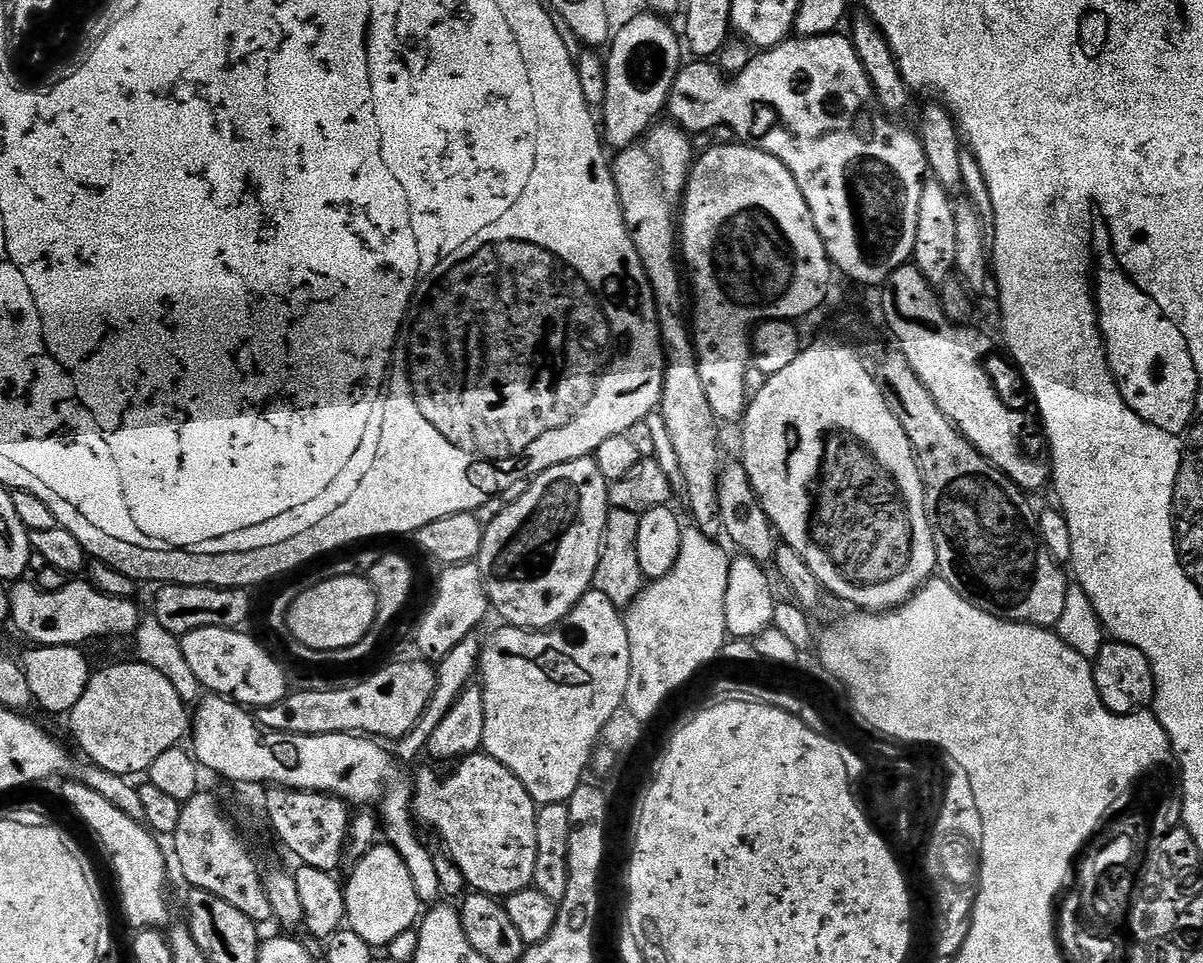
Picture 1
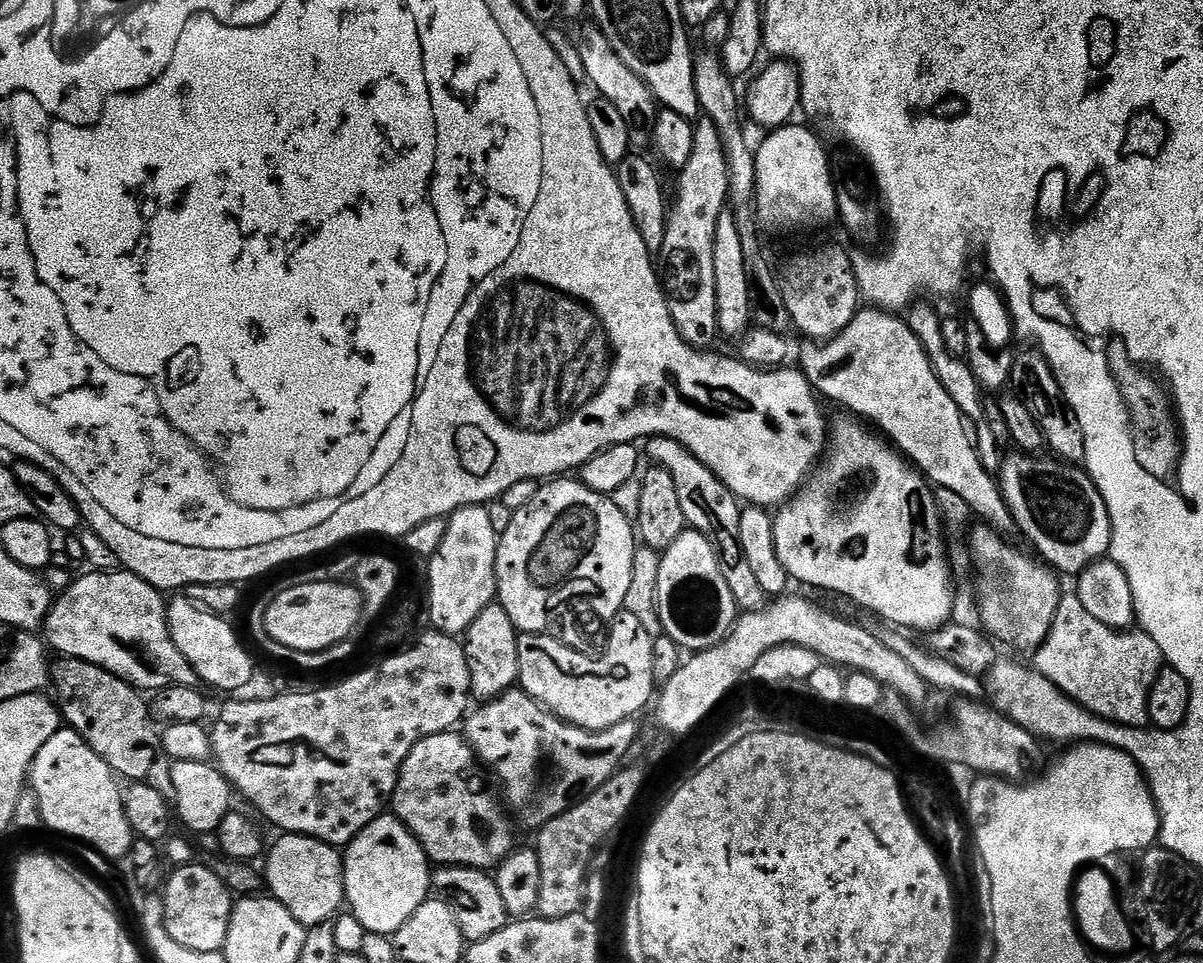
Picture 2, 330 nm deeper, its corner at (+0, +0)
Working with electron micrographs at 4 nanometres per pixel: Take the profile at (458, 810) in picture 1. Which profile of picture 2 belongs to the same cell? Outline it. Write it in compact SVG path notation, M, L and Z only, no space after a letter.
M456 730L422 738L402 762L400 777L390 804L391 807L396 807L396 819L401 820L412 832L433 865L492 870L514 850L514 824L509 813L502 807L501 801L497 797L496 801L488 792L472 792L472 784L468 779L472 776L471 768L477 767L477 764L472 745Z

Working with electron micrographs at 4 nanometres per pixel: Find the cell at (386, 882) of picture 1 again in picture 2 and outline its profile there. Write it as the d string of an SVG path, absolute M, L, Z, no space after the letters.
M381 814L374 822L367 824L347 845L343 857L346 904L351 915L362 922L365 932L391 937L393 932L397 932L408 921L410 914L414 914L414 910L418 910L418 906L429 899L433 874L429 858L412 832L395 815Z

